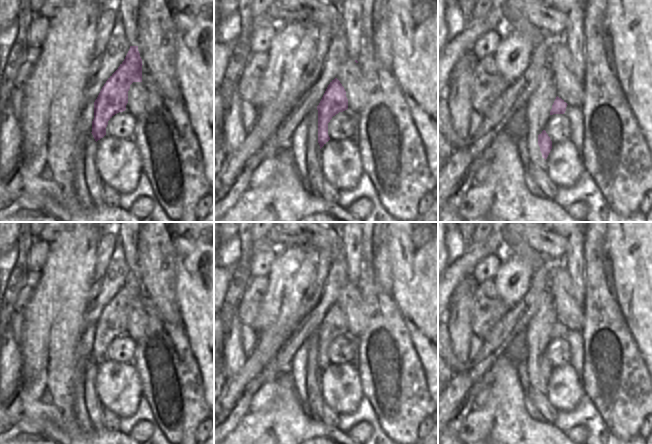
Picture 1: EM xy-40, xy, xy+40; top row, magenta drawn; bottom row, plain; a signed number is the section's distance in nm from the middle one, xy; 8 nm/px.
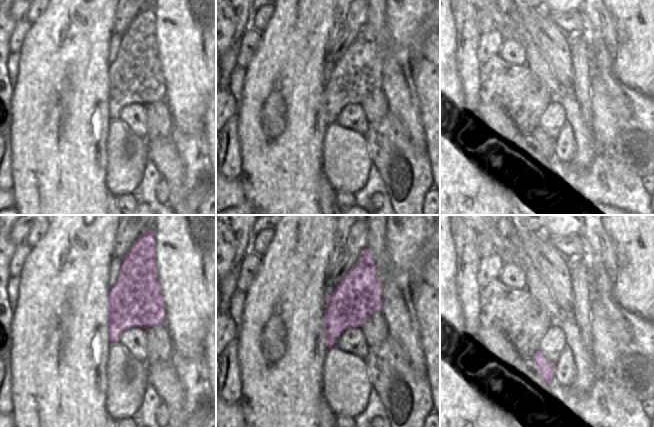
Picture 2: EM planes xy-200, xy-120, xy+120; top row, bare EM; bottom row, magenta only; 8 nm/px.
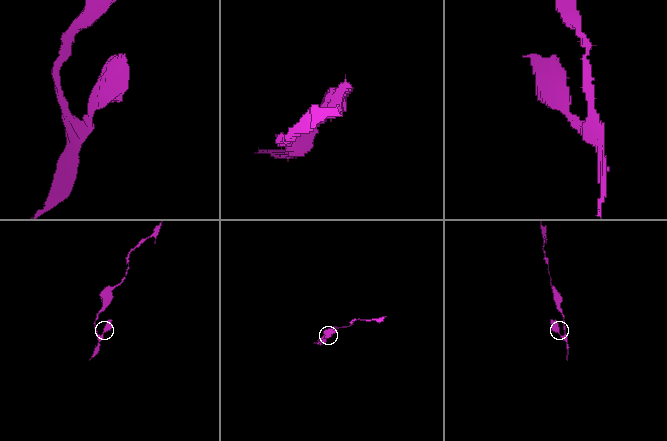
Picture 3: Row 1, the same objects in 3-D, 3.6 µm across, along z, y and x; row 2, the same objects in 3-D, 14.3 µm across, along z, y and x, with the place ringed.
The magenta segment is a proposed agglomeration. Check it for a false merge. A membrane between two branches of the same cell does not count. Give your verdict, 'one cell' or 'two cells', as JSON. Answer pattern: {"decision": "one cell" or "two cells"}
{"decision": "one cell"}

